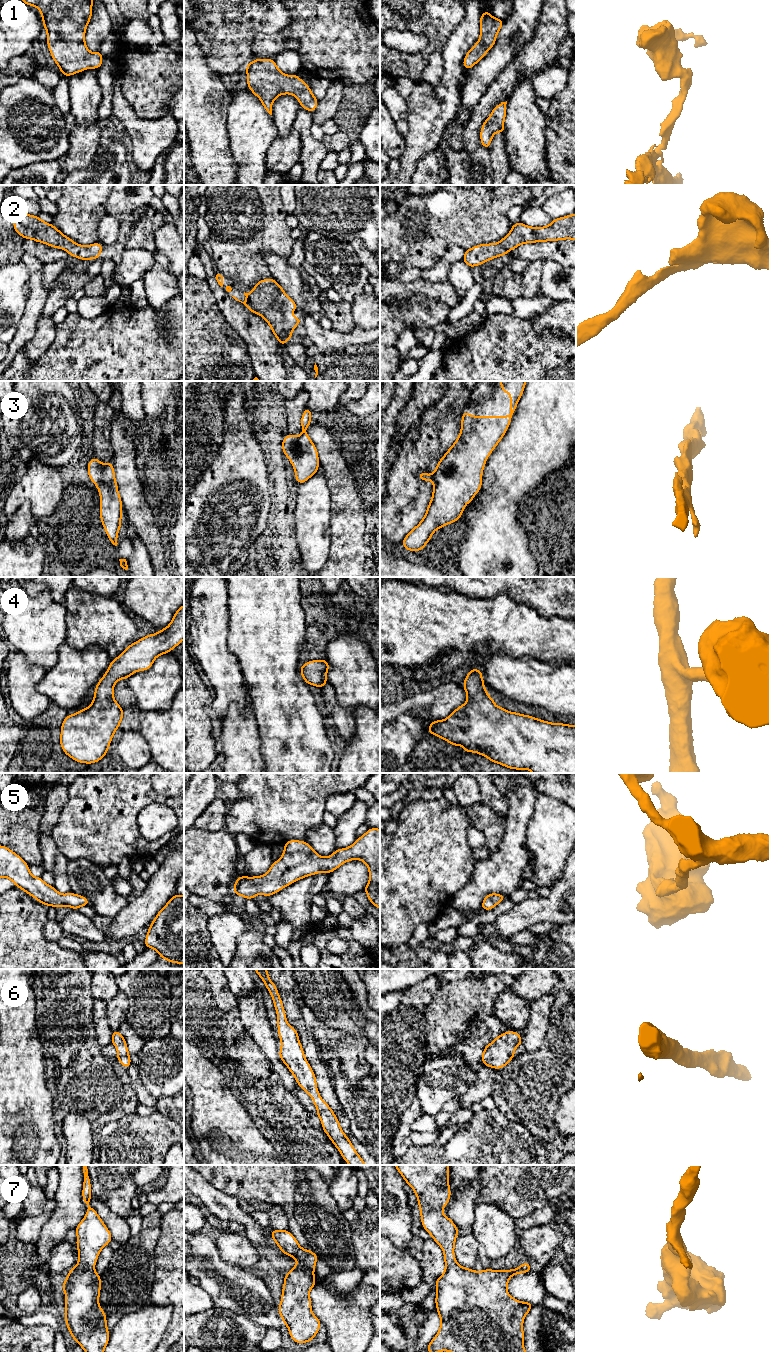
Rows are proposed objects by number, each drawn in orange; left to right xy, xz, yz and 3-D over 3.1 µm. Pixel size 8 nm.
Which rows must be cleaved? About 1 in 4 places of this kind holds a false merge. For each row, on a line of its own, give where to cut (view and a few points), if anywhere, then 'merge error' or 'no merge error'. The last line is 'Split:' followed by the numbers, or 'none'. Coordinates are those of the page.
1: no cut | no merge error
2: no cut | no merge error
3: no cut | no merge error
4: no cut | no merge error
5: no cut | no merge error
6: no cut | no merge error
7: no cut | no merge error
Split: none

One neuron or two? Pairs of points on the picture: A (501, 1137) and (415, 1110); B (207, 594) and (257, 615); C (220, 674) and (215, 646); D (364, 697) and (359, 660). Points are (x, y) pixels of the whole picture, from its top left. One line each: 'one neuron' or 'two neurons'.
A: two neurons
B: two neurons
C: one neuron
D: one neuron

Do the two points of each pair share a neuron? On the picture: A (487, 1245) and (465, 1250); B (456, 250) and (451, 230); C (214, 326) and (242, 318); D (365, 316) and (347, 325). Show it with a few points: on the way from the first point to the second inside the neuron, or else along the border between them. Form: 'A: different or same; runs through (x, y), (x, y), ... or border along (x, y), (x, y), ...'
A: different; border along (472, 1234), (478, 1244), (479, 1257)
B: different; border along (466, 249), (459, 245), (451, 245), (437, 260)
C: different; border along (216, 301), (225, 320), (243, 339)
D: different; border along (350, 303), (350, 317), (354, 327)

